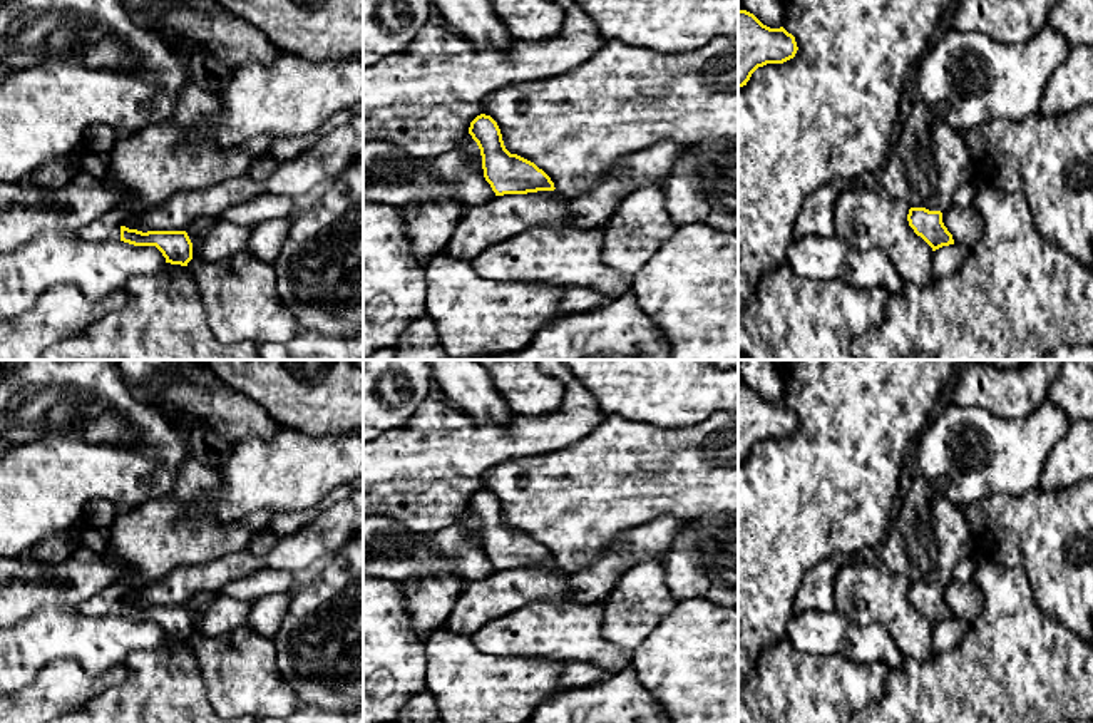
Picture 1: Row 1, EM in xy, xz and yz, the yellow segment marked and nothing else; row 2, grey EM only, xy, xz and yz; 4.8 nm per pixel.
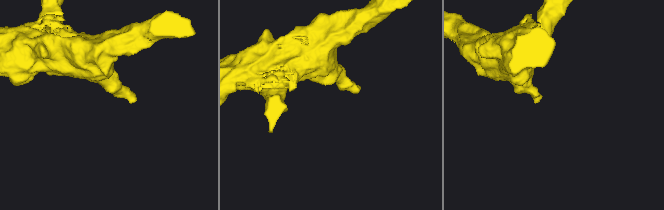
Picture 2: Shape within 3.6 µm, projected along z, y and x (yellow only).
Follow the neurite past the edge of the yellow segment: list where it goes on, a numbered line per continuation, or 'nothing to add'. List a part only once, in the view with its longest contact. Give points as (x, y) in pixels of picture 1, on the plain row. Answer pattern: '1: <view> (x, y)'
nothing to add

